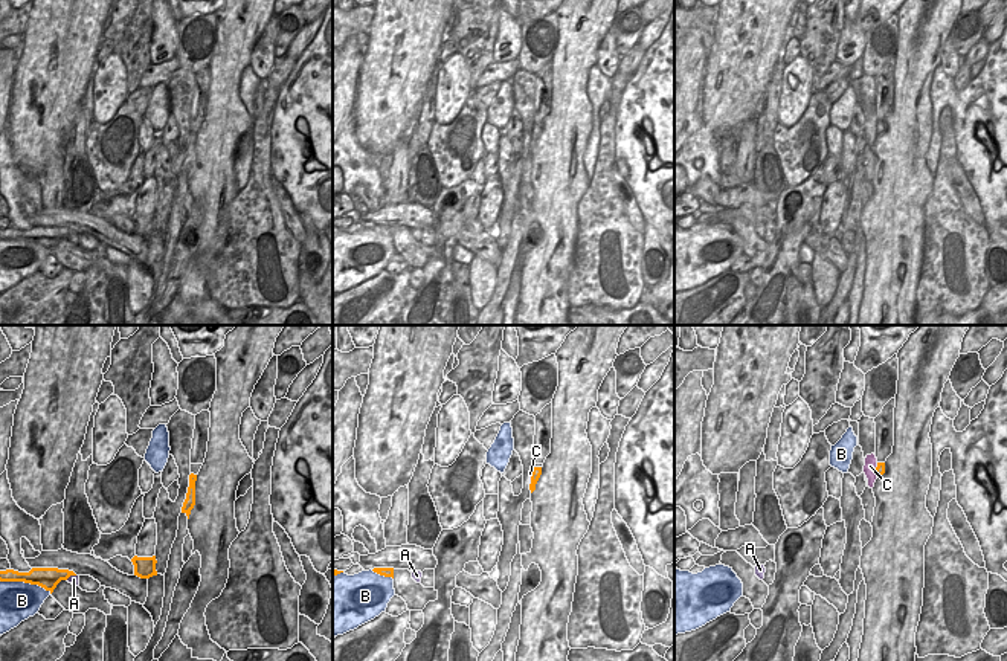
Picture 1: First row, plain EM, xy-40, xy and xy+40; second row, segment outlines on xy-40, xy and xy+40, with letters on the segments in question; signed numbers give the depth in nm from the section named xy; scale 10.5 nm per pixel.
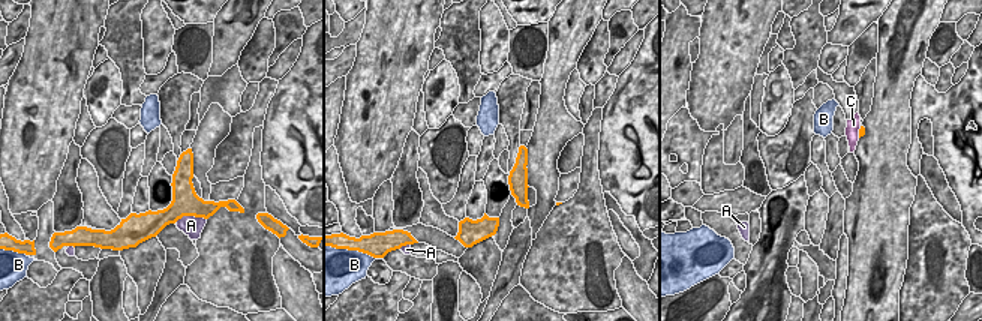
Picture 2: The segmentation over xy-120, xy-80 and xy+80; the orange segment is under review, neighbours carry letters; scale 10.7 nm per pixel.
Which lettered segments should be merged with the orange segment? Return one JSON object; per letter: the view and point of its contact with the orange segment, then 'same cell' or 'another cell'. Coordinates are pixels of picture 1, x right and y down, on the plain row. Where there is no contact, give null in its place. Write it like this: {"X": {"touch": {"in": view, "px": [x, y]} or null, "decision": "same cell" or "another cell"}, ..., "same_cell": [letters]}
{"A": {"touch": {"in": "xy-40", "px": [70, 232]}, "decision": "another cell"}, "B": {"touch": {"in": "xy-40", "px": [26, 240]}, "decision": "another cell"}, "C": {"touch": {"in": "xy+40", "px": [876, 128]}, "decision": "same cell"}, "same_cell": ["C"]}

